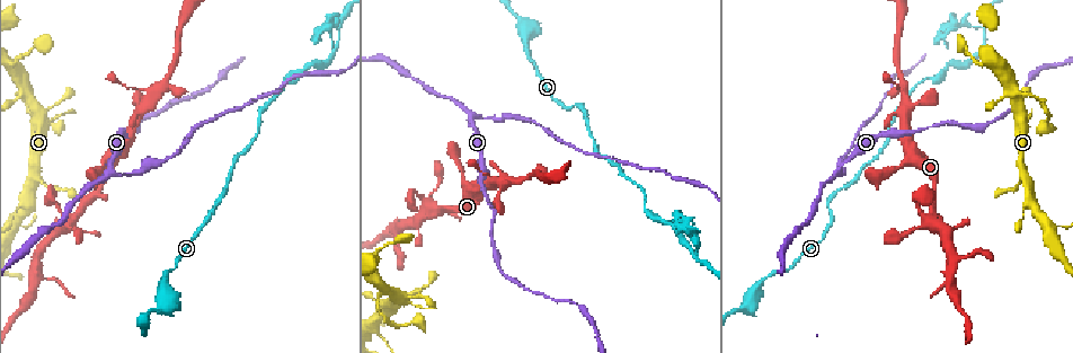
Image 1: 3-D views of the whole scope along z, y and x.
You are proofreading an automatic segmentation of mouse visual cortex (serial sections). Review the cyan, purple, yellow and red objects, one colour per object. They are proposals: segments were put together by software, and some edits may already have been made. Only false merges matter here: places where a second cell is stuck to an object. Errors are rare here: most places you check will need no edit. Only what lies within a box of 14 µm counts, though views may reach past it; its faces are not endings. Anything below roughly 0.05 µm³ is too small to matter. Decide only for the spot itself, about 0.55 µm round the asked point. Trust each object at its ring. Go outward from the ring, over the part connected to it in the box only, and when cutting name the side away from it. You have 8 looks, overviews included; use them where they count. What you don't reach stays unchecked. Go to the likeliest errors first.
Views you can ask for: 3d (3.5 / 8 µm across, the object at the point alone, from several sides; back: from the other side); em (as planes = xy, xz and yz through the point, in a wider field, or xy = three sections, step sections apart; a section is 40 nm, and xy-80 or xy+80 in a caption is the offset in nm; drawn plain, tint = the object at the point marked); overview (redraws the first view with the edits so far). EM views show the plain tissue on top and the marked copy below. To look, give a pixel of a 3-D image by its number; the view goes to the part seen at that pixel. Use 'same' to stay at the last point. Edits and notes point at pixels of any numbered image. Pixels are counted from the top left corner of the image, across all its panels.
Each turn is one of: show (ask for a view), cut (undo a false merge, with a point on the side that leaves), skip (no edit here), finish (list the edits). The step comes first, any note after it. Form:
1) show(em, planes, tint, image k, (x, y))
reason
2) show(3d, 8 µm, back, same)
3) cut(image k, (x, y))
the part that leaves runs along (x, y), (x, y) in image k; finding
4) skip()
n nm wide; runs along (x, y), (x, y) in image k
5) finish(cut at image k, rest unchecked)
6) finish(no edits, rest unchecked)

show(3d, 8 µm, image 1, (338, 29))
two arms in line, one across

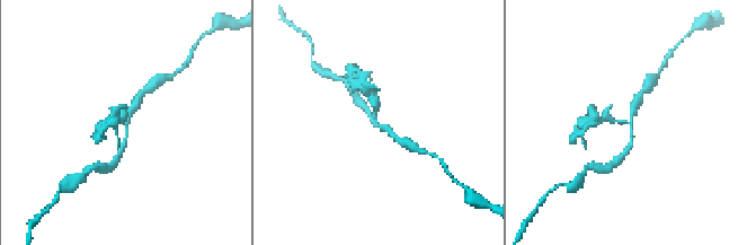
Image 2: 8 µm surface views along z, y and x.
show(em, xy, step 2, tint, image 2, (632, 124))
3 arms; arms of 150, 200, 250 nm

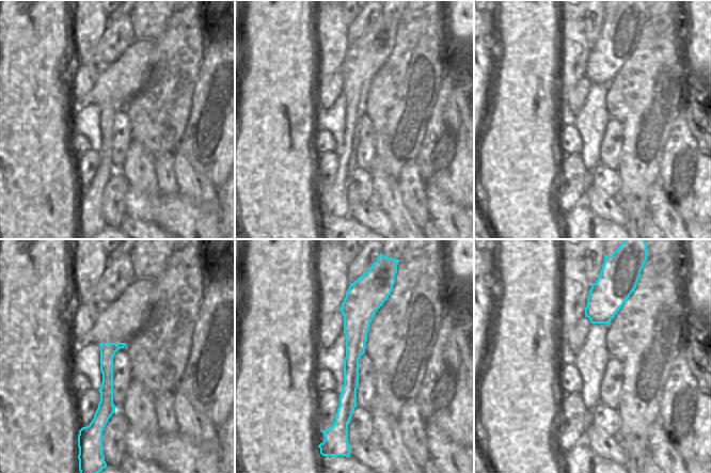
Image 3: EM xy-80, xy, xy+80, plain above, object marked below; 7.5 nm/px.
skip()
runs along (119, 155), (126, 137), (121, 120) in image 2; one cell here

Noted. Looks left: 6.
show(3d, 3.5 µm, image 1, (840, 173))

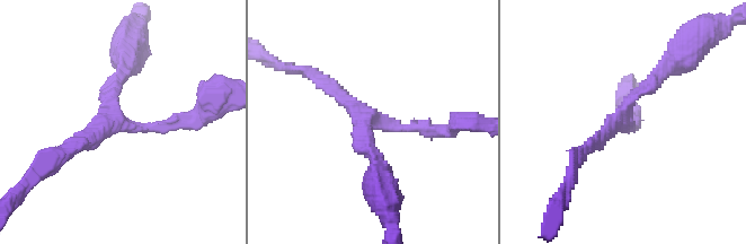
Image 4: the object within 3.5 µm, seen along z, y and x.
show(em, planes, tint, image 4, (624, 117))
need the tissue

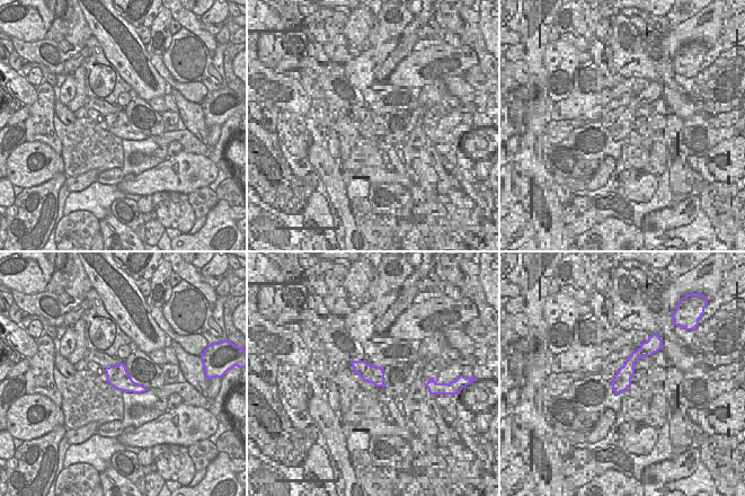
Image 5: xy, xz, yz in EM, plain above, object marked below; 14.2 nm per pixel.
skip()
arms of 150, 200, 200 nm; runs along (127, 69), (110, 96), (121, 124), (183, 121) in image 4; one cell here

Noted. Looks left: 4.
show(3d, 3.5 µm, image 1, (1028, 204))
branch point

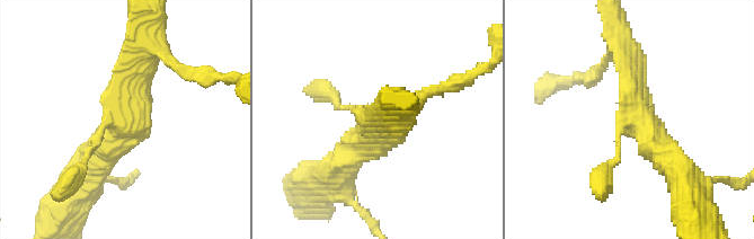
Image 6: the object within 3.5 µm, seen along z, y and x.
show(em, xy, step 2, tint, image 6, (126, 115))
3 arms; arms of 100, 350, 350 nm

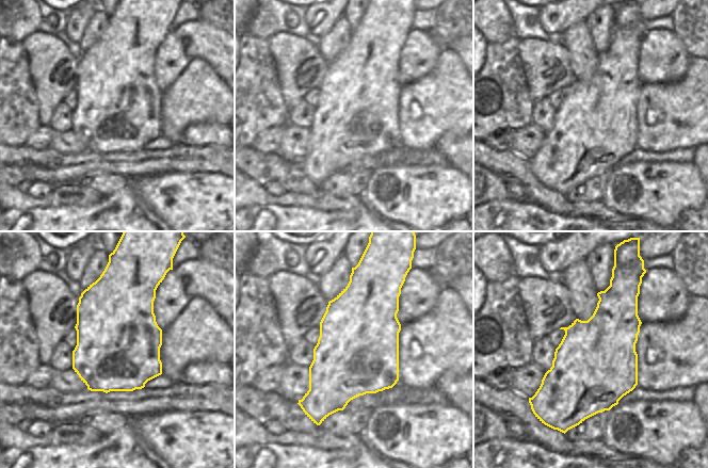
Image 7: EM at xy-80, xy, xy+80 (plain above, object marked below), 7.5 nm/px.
skip()
runs along (622, 47), (637, 116), (677, 171) in image 6; one cell here

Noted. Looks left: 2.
finish(no edits, rest unchecked)

